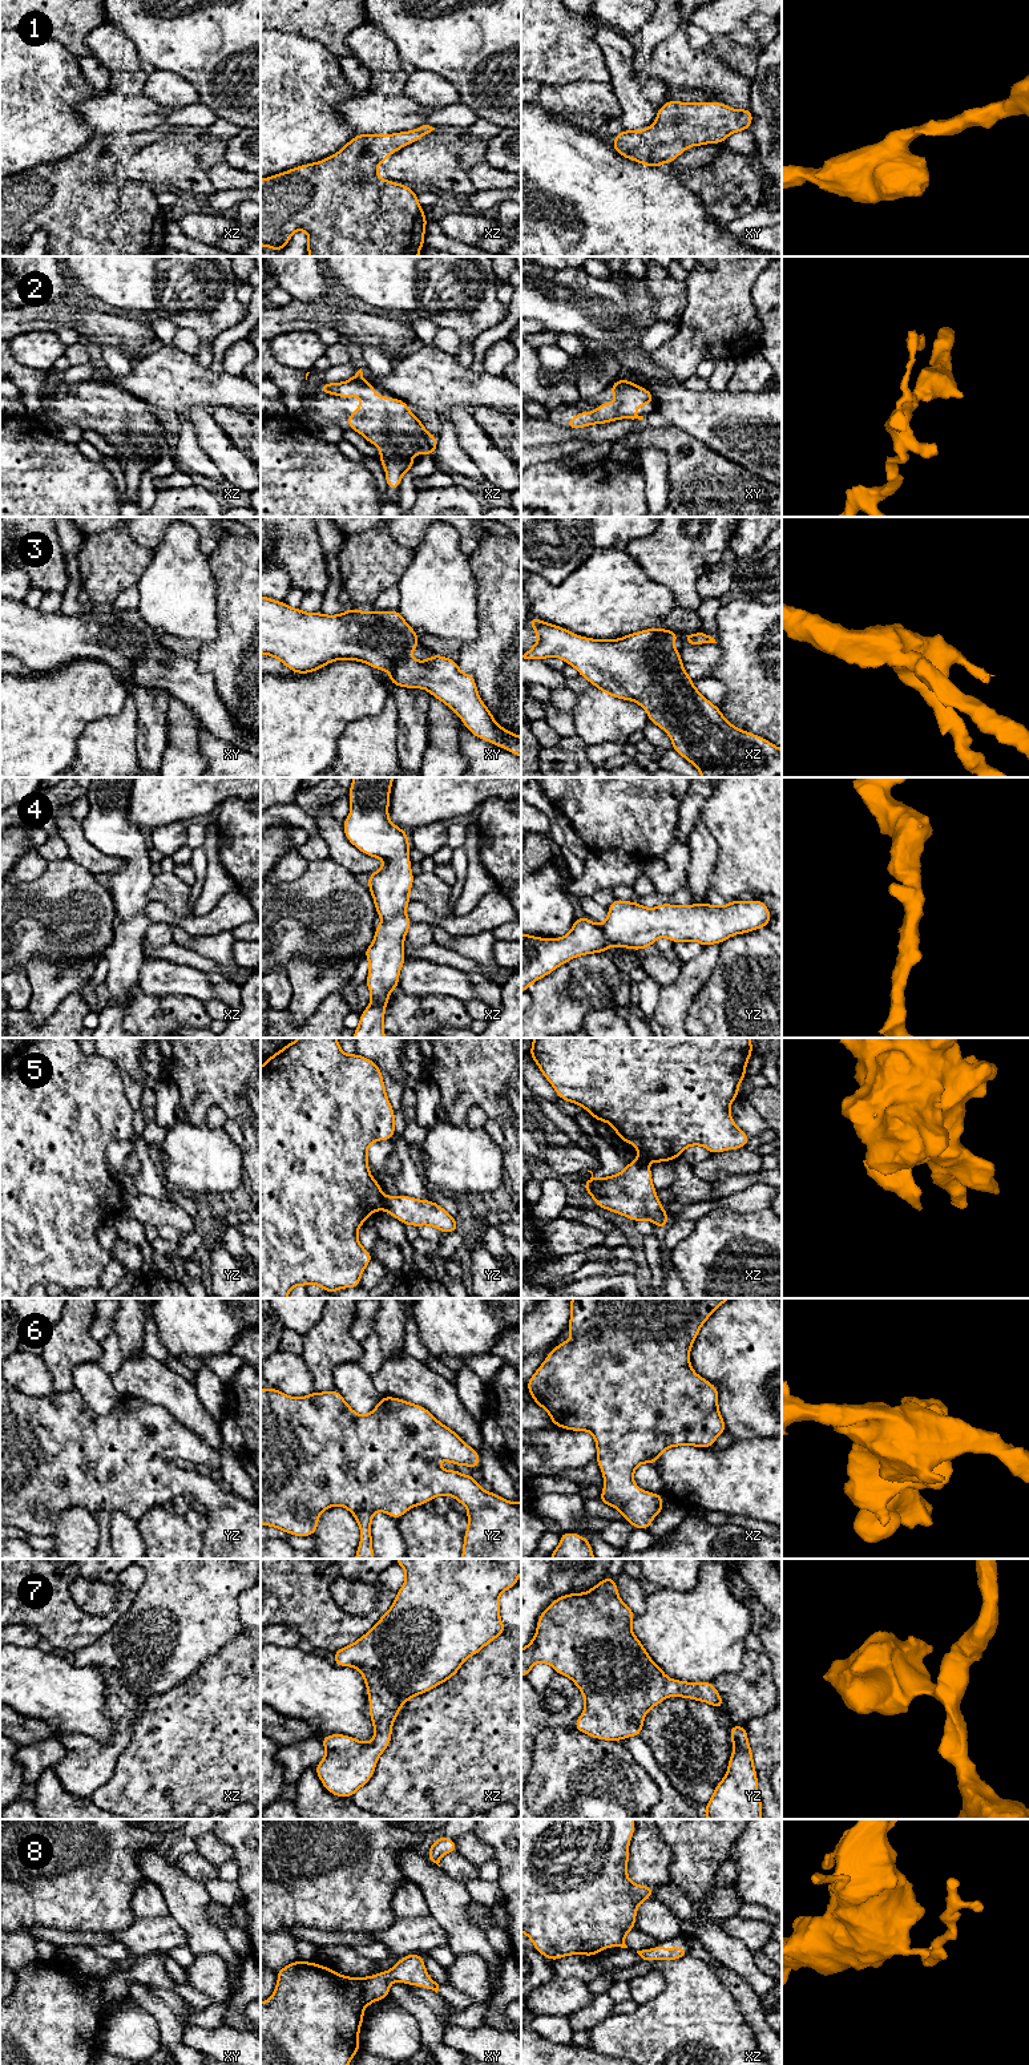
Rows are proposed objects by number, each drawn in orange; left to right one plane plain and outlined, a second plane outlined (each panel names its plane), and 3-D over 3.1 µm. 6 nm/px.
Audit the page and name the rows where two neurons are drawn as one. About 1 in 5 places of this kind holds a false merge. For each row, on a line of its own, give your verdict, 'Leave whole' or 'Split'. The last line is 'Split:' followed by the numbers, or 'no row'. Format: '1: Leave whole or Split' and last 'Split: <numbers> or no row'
1: Leave whole
2: Leave whole
3: Leave whole
4: Leave whole
5: Split
6: Leave whole
7: Leave whole
8: Leave whole
Split: 5

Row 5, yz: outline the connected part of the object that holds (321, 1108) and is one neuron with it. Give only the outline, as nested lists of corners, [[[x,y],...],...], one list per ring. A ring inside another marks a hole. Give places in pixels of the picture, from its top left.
[[[299,1038],[263,1060],[261,1067],[261,1298],[287,1298],[296,1285],[316,1284],[328,1293],[360,1286],[360,1276],[374,1257],[360,1245],[358,1228],[384,1204],[379,1181],[368,1171],[367,1149],[374,1141],[392,1140],[394,1135],[395,1112],[387,1098],[380,1067],[358,1052],[346,1055],[336,1038]]]

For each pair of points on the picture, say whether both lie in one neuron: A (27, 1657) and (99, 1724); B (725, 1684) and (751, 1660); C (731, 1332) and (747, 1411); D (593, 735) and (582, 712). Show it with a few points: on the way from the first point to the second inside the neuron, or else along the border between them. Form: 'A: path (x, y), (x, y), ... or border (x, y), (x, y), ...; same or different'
A: path (44, 1674), (81, 1708); same
B: path (733, 1684), (751, 1668); same
C: path (734, 1352), (747, 1366), (747, 1391); same
D: path (593, 730), (593, 723), (588, 718); same

